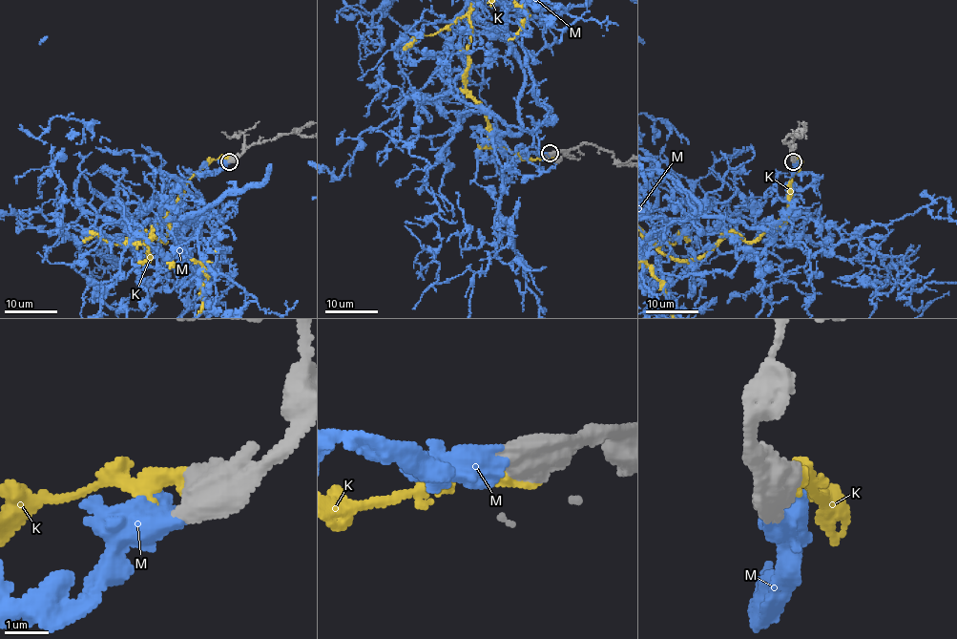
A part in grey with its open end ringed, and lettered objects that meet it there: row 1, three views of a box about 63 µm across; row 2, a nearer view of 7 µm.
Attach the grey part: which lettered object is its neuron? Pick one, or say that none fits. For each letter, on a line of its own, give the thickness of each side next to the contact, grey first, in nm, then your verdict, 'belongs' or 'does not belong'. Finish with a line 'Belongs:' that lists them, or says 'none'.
K: 750 nm thick on the grey side, 360 nm on the other; does not belong
M: 650 nm thick on the grey side, 650 nm on the other; belongs
Belongs: M

